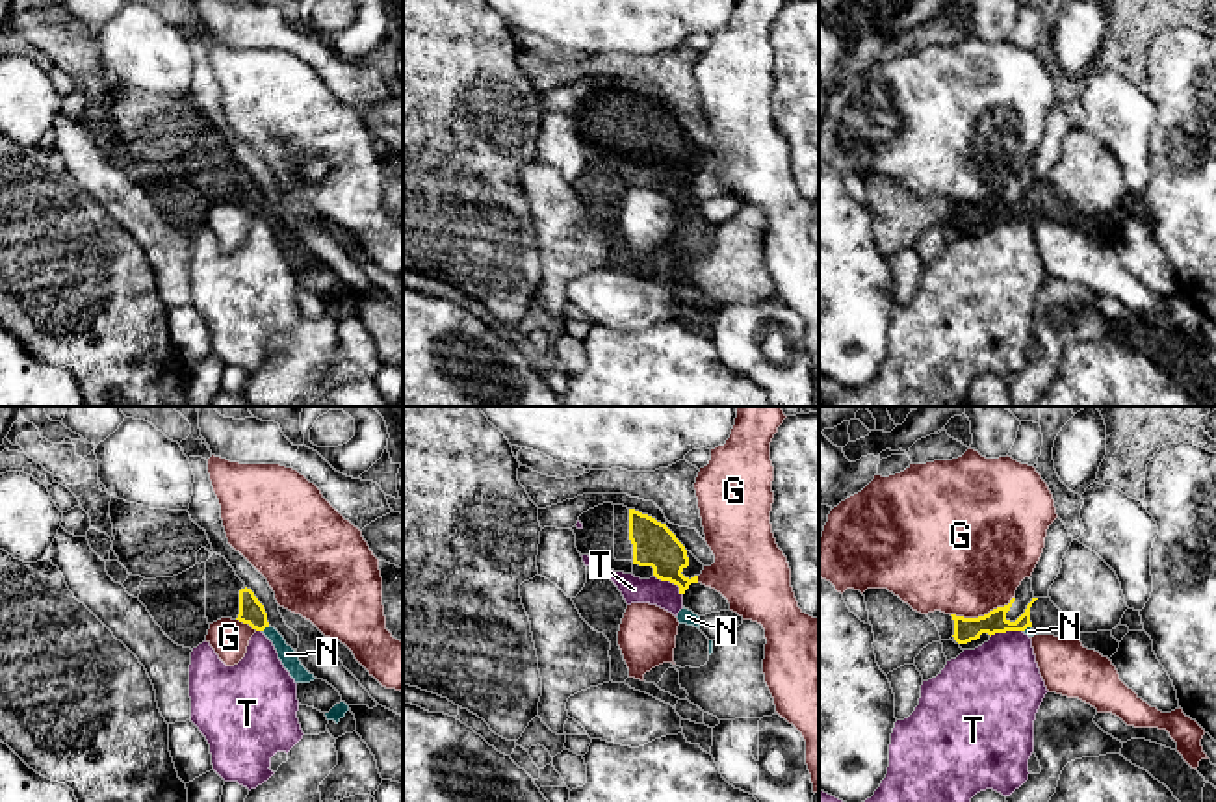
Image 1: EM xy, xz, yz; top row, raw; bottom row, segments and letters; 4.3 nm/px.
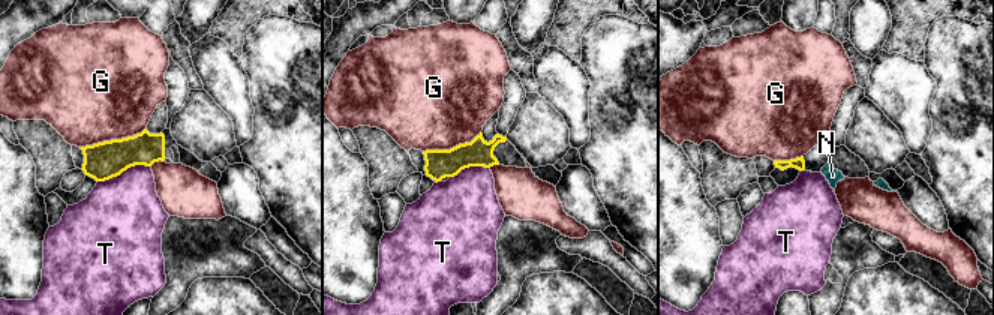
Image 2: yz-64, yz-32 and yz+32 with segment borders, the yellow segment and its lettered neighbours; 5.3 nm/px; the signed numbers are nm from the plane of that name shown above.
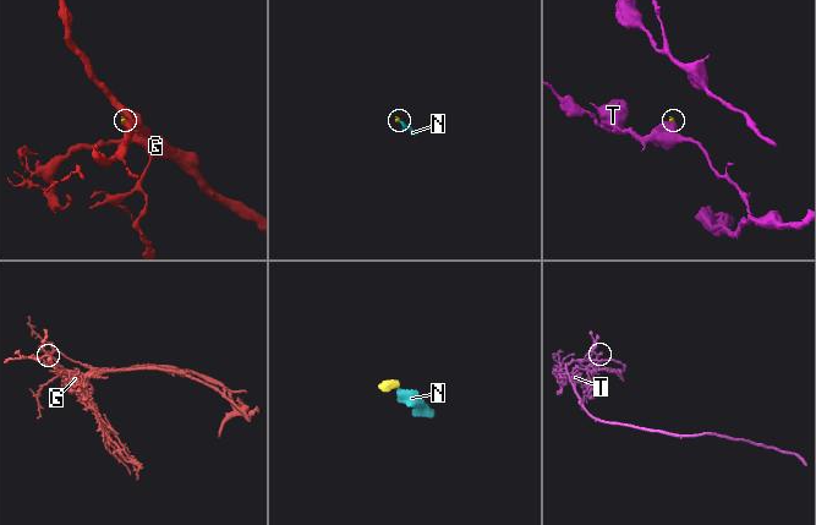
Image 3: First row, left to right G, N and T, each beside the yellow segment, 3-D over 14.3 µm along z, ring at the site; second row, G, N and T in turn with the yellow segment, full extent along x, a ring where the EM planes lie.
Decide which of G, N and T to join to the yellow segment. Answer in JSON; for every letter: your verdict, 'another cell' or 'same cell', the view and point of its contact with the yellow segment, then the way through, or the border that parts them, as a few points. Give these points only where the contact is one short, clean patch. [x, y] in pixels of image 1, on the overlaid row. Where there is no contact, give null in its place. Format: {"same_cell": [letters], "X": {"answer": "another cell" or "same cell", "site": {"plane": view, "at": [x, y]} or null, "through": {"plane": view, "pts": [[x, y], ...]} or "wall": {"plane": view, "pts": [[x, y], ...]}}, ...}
{"same_cell": ["N"], "G": {"answer": "another cell", "site": {"plane": "yz", "at": [984, 615]}}, "N": {"answer": "same cell", "site": {"plane": "xy", "at": [266, 626]}, "through": {"plane": "xy", "pts": [[251, 611], [266, 626], [286, 654]]}}, "T": {"answer": "another cell", "site": {"plane": "xz", "at": [671, 582]}, "wall": {"plane": "xz", "pts": [[654, 574], [672, 582], [682, 595]]}}}

